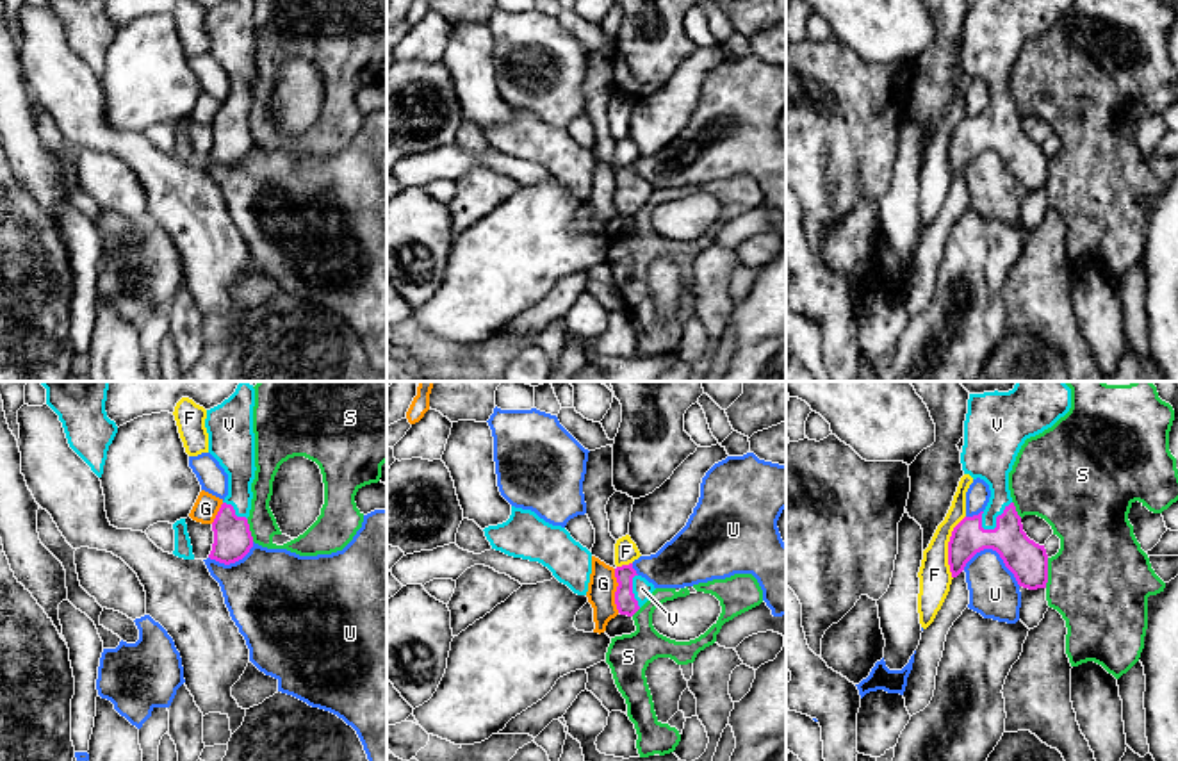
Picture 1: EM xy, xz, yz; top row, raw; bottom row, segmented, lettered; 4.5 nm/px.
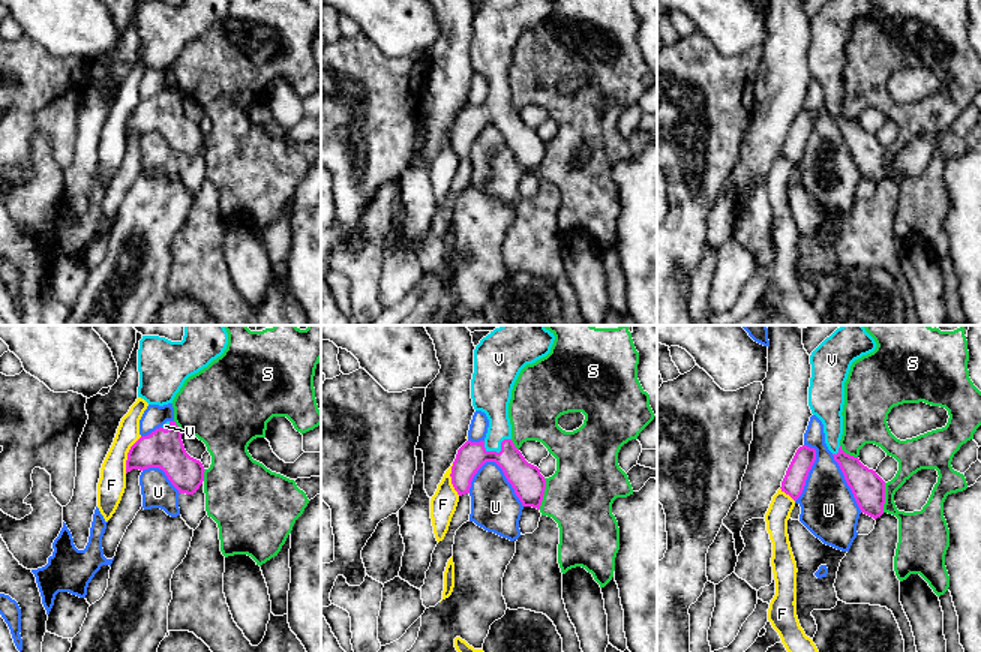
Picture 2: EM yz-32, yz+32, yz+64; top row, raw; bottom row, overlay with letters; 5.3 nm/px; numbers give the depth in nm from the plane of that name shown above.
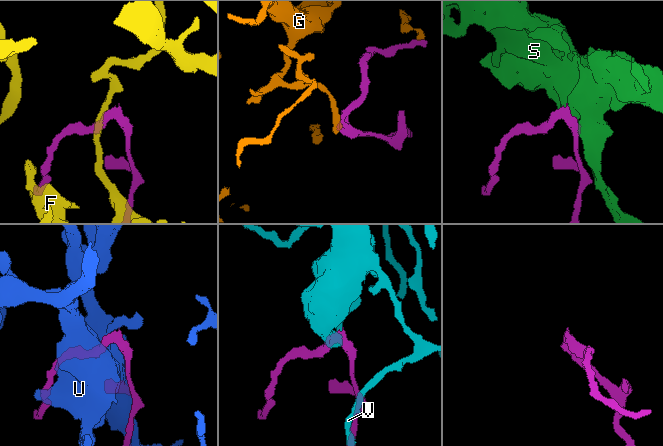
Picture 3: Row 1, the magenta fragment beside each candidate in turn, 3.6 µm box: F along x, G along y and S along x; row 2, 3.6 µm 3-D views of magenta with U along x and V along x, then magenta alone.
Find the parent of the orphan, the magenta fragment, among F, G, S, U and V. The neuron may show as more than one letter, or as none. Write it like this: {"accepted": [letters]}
{"accepted": ["V"]}

